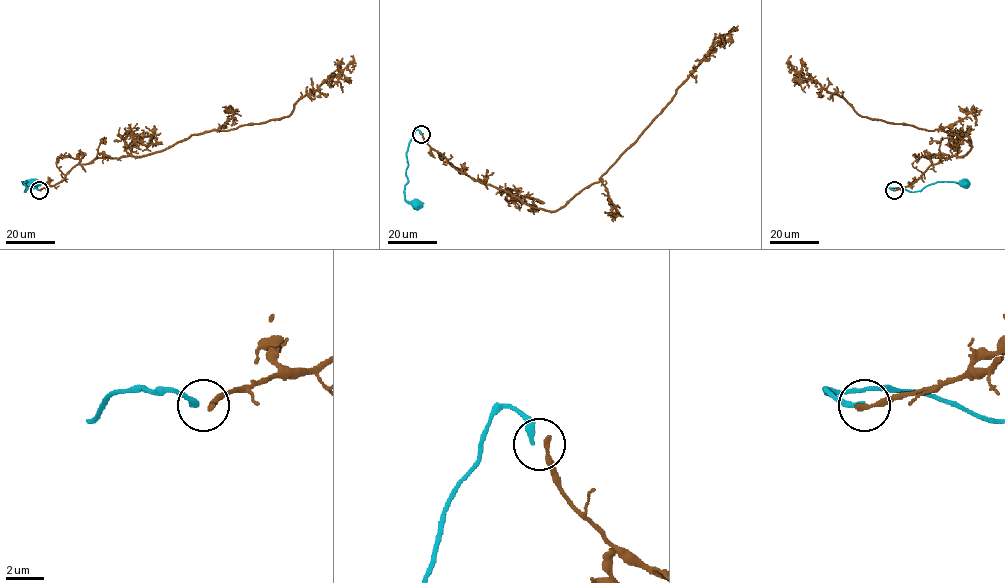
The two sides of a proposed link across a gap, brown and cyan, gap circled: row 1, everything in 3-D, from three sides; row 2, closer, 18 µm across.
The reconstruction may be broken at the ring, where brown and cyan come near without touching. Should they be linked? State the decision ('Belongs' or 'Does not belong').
Does not belong

